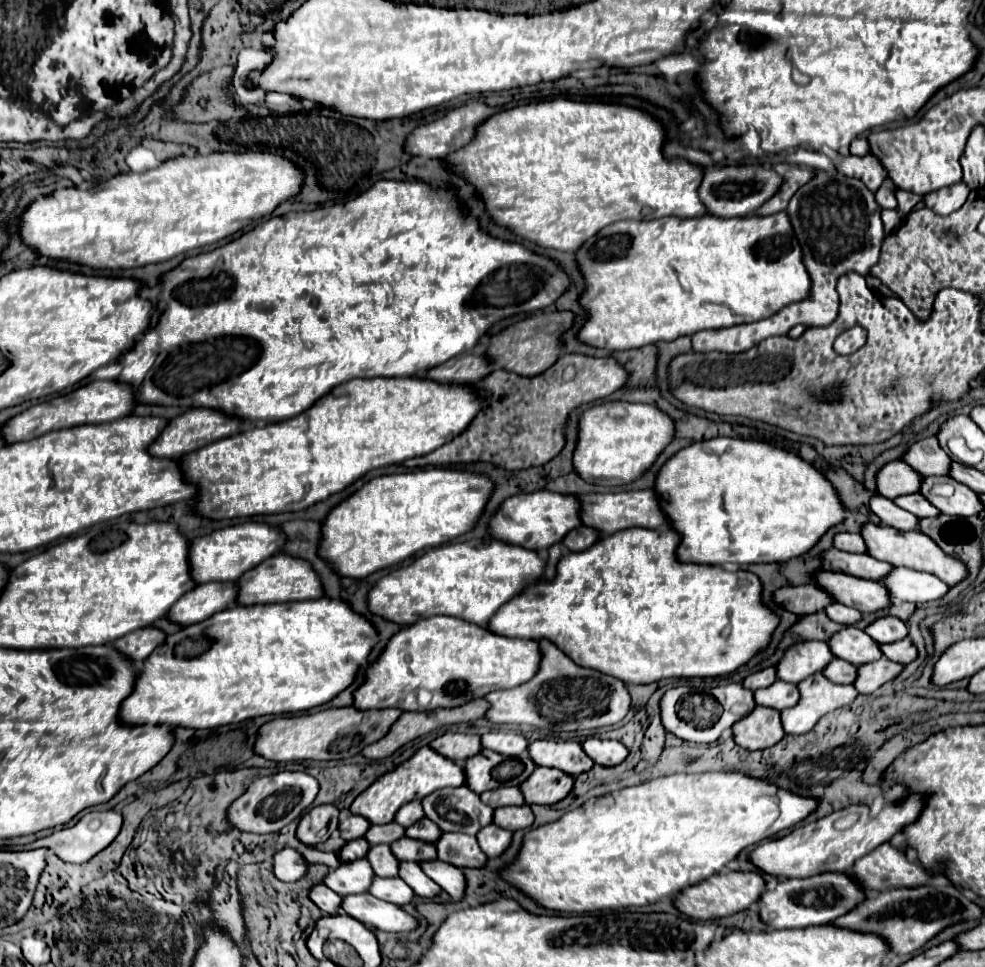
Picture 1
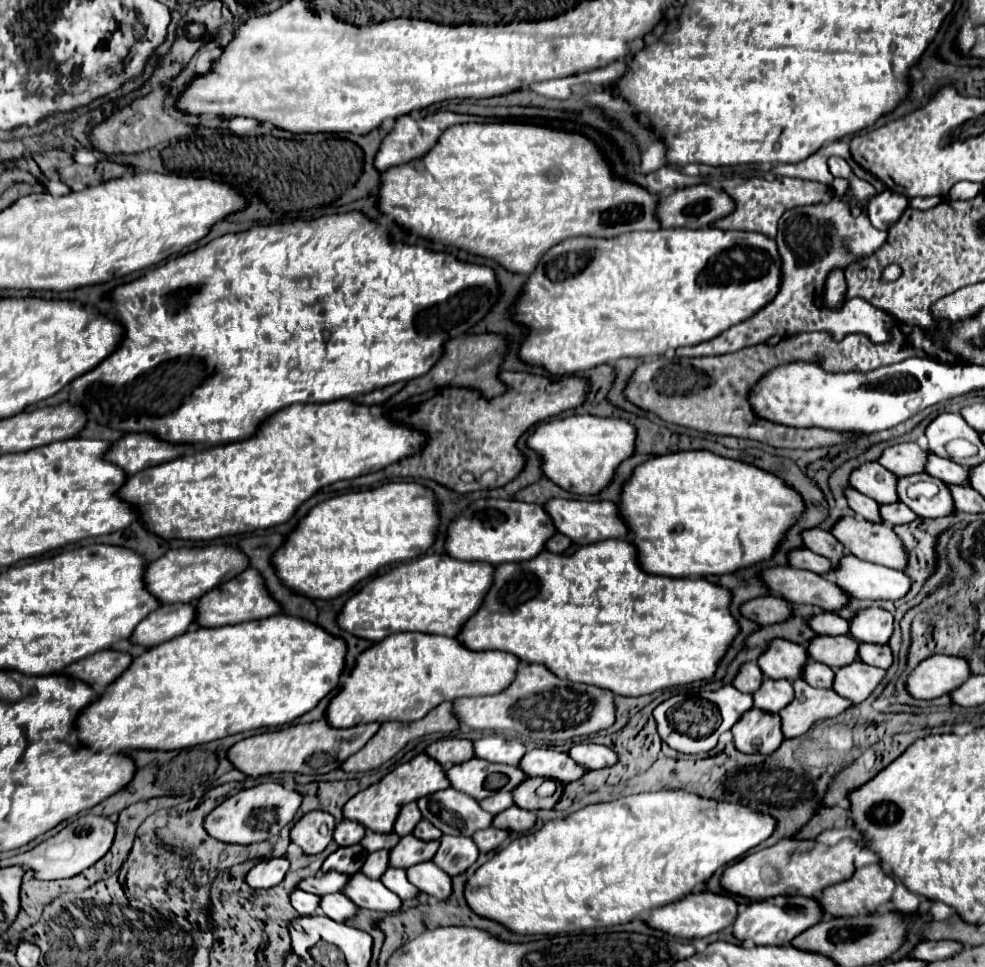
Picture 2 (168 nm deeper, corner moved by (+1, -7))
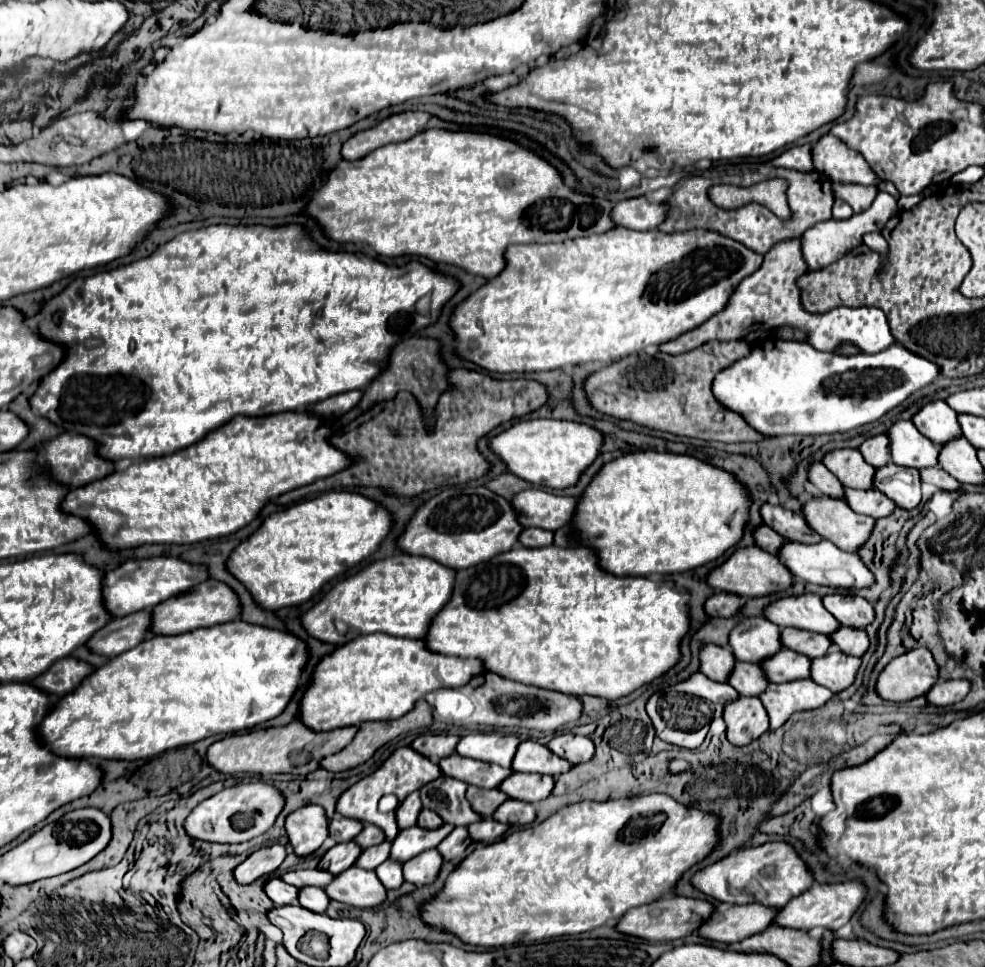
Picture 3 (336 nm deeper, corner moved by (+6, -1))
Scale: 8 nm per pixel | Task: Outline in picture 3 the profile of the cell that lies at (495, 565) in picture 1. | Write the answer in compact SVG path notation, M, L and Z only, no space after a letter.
M393 555L381 561L373 561L355 575L337 581L311 609L307 609L301 615L301 625L309 637L315 637L331 645L343 645L345 641L369 633L387 633L393 637L423 639L429 619L433 619L433 615L437 615L437 611L445 605L445 599L449 599L449 591L453 589L453 575L455 575L453 569L447 569L427 557Z

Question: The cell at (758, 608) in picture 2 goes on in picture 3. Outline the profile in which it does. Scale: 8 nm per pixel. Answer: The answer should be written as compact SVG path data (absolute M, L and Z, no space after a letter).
M713 593L705 601L705 613L709 617L733 617L741 607L741 597L739 595L729 595L729 593Z

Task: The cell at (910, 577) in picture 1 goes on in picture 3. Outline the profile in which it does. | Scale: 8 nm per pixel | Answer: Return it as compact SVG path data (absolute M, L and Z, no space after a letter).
M785 541L781 551L777 553L783 565L791 571L795 579L801 579L805 583L817 583L827 585L833 589L851 589L851 587L867 587L873 583L873 575L865 565L861 565L861 559L857 553L845 553L839 547L835 547L829 541L819 541L815 545L805 545L797 541Z

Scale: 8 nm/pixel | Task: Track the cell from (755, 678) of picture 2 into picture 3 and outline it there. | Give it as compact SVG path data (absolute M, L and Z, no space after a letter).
M705 643L699 649L699 671L713 681L727 681L733 663L733 653L727 647Z

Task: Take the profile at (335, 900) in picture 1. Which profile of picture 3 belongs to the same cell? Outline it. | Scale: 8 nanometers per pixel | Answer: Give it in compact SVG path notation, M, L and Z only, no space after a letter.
M277 877L269 879L263 889L265 889L267 897L269 897L273 903L277 903L277 905L291 905L291 903L295 903L297 893L299 893L297 887L287 885L283 879L277 879Z

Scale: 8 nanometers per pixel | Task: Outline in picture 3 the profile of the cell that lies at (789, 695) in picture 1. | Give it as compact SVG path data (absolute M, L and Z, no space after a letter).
M741 661L735 663L727 681L739 695L753 695L753 697L759 697L761 691L765 691L765 687L769 685L759 665Z

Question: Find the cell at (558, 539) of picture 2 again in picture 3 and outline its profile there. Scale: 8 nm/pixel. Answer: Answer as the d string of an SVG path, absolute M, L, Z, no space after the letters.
M525 529L519 533L519 543L523 547L547 547L553 543L553 531Z

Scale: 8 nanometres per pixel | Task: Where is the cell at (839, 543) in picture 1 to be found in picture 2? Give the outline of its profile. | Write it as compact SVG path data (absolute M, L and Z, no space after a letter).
M812 529L812 531L804 531L804 543L810 551L828 557L830 561L840 561L846 553L840 541L836 541L836 537L830 531L822 531L822 529Z

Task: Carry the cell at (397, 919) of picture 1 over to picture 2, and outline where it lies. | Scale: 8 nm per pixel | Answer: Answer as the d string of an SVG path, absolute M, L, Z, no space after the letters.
M334 893L334 895L322 897L320 909L324 911L326 917L330 917L334 921L340 921L340 923L344 923L344 921L348 921L348 919L358 915L358 905L354 905L342 893Z

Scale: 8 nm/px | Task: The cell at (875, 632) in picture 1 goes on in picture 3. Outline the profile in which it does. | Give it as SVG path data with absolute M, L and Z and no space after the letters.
M825 595L821 597L823 607L841 623L847 627L865 629L873 621L873 605L857 595Z

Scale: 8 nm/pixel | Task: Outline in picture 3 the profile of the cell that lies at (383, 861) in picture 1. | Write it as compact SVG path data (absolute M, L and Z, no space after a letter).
M383 841L375 847L369 847L365 849L359 859L357 859L357 867L361 869L377 869L385 859L389 859L389 851L391 851L391 843L389 841Z

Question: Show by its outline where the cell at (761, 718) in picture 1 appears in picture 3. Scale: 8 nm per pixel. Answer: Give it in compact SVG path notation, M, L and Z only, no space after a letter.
M739 697L723 709L727 739L733 745L745 745L759 739L769 729L769 717L759 697Z

